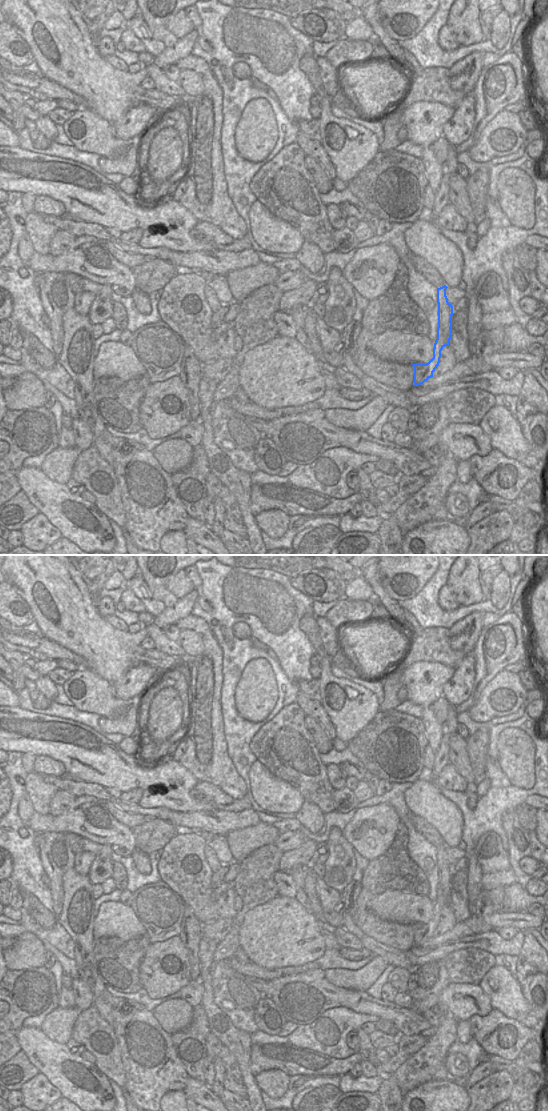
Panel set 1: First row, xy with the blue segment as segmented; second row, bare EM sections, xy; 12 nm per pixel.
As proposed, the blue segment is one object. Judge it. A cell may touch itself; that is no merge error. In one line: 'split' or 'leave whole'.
split

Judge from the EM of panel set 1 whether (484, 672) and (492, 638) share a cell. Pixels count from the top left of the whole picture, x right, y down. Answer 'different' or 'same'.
same

